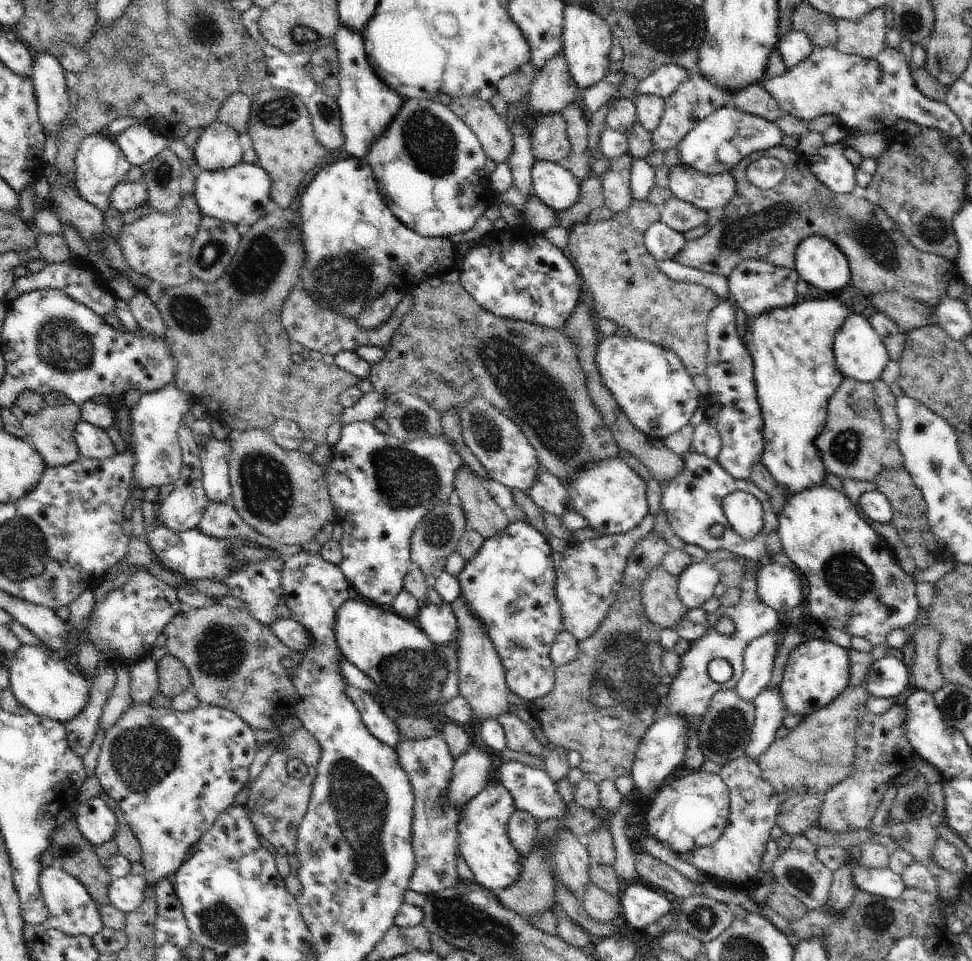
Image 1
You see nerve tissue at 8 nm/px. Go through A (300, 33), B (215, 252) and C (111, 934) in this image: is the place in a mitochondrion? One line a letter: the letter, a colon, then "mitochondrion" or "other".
A: mitochondrion
B: mitochondrion
C: other

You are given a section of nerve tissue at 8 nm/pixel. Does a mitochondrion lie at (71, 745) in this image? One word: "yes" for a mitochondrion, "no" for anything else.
no

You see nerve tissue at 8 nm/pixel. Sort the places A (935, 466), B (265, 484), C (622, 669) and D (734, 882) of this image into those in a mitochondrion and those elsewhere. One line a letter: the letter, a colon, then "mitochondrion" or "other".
A: mitochondrion
B: mitochondrion
C: mitochondrion
D: other

